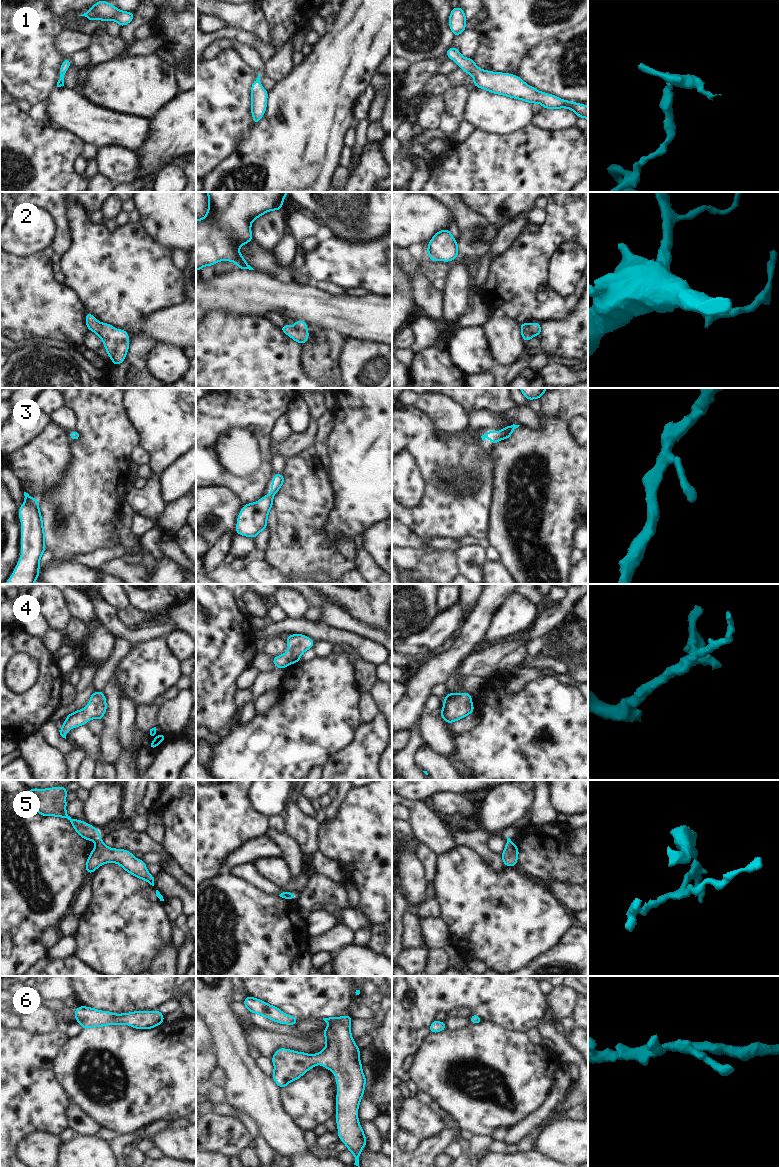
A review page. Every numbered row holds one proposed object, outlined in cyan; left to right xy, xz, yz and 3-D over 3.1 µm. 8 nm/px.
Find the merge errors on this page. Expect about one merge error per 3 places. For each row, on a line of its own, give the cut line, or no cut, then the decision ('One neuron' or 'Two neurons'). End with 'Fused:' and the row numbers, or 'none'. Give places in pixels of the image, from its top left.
1: No split. One neuron
2: No split. One neuron
3: No split. One neuron
4: No split. One neuron
5: Split along xy (99, 837), (95, 841). Two neurons
6: No split. One neuron
Fused: 5.

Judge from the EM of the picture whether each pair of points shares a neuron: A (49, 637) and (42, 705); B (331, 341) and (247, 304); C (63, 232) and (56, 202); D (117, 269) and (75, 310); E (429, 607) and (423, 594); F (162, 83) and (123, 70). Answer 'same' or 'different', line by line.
A: different
B: different
C: same
D: different
E: same
F: same

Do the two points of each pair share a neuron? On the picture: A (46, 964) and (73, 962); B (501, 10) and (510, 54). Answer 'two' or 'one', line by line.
A: one
B: one

